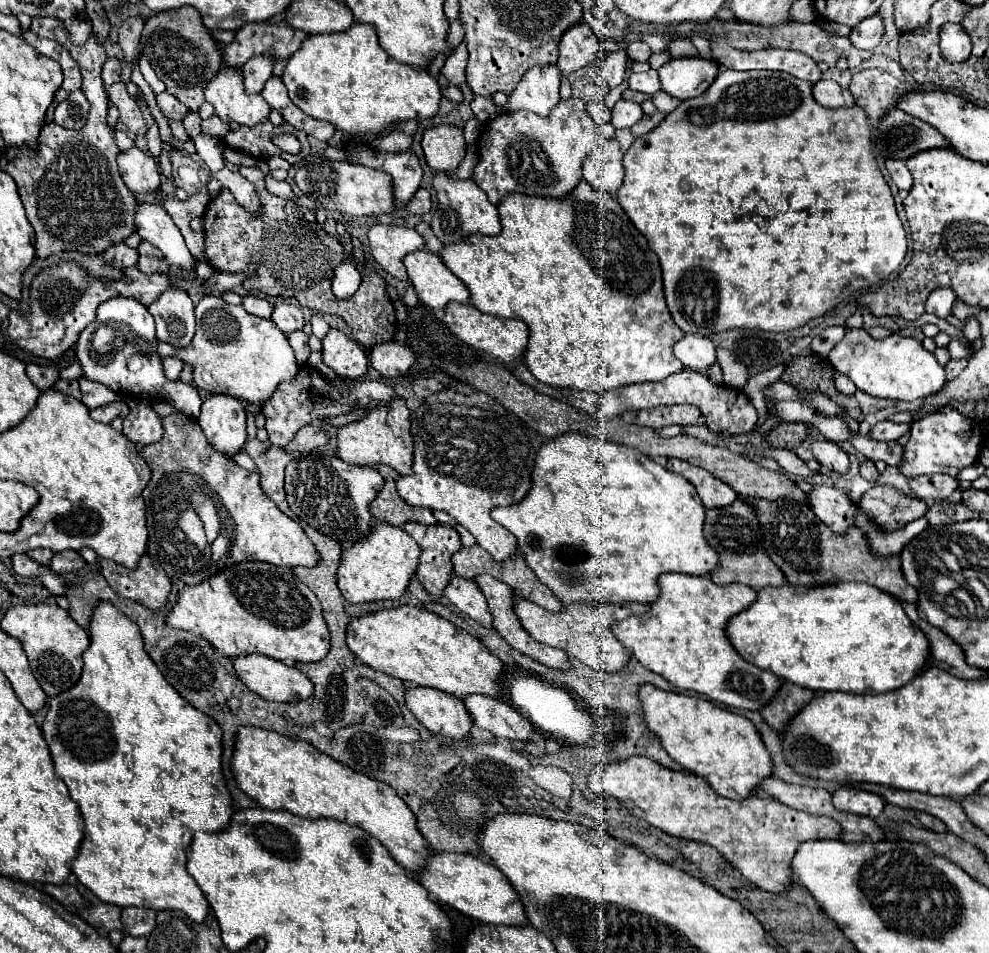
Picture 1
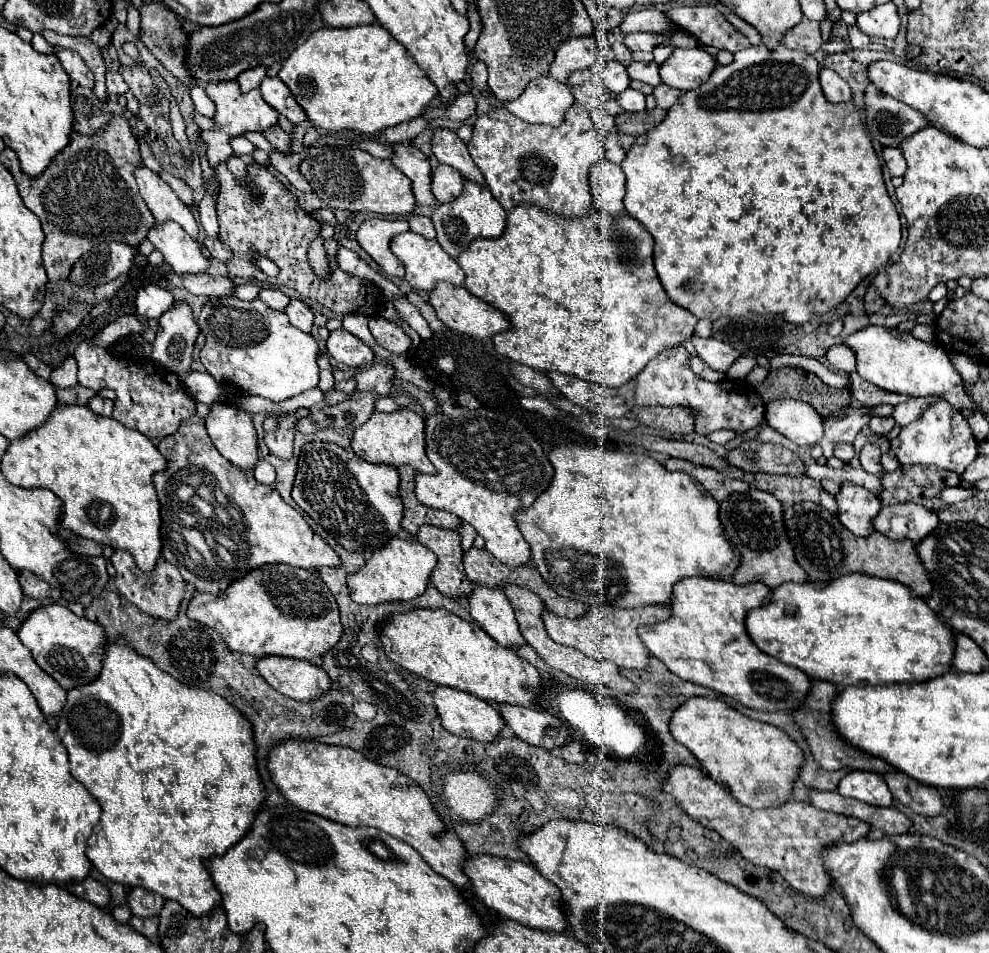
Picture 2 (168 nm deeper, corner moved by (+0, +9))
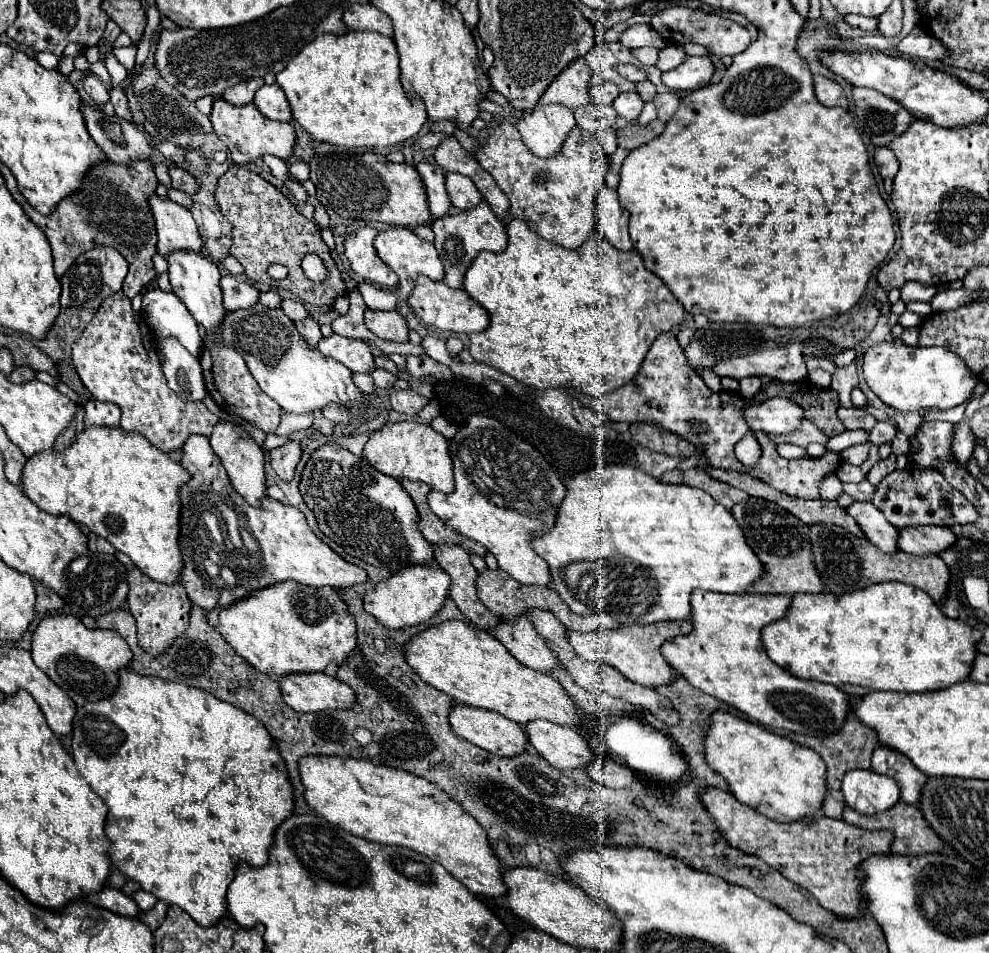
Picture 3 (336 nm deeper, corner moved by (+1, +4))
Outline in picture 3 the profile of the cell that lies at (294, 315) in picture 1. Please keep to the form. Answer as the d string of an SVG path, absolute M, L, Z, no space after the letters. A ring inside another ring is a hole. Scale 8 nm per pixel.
M306 317L304 321L296 321L296 329L300 331L300 335L308 341L308 345L316 345L320 339L322 339L322 333L320 333L320 325L314 321L314 319L310 319L310 317Z

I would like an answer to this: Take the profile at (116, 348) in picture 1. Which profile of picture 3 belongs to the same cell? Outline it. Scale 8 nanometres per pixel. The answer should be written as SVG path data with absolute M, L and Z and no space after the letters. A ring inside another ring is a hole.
M152 289L142 299L142 313L148 317L148 325L160 335L172 335L184 341L190 353L202 353L202 339L198 325L192 321L186 305L174 295L162 289Z

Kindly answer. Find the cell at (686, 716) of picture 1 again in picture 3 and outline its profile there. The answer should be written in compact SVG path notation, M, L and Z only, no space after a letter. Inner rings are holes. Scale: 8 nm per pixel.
M714 711L704 743L704 759L710 769L722 775L732 795L750 809L772 817L772 821L790 823L802 817L816 817L826 795L826 763L804 745L766 731L764 727L734 717L726 711Z

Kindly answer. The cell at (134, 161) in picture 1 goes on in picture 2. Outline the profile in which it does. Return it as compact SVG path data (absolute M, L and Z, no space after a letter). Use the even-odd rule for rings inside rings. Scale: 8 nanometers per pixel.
M141 166L135 172L135 180L137 180L139 192L141 192L147 208L155 216L157 224L177 222L191 238L197 238L199 226L193 218L191 208L177 198L177 194L161 180L161 176L157 176L149 168Z

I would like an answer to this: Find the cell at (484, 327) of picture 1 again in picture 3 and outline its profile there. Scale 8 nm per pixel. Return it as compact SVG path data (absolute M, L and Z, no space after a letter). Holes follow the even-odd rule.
M424 275L416 279L416 287L414 287L412 297L408 299L408 305L426 325L452 331L452 333L466 333L466 335L482 333L490 325L488 311L476 301L472 301L464 289L450 289L446 283L436 283Z

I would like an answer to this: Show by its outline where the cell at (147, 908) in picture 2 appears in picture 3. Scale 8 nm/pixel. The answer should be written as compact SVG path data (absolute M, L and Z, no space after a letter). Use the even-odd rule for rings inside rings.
M138 889L138 891L132 895L132 899L136 901L136 905L138 905L142 911L150 911L150 909L158 903L158 899L156 899L152 893L146 893L146 891L142 891L142 889Z

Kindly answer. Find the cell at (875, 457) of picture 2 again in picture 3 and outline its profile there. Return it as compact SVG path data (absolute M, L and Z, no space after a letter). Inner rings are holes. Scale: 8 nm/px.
M890 455L890 457L886 457L886 459L880 459L872 469L870 469L870 473L866 475L866 479L872 483L872 485L878 485L888 473L892 473L896 469L896 457L894 455Z

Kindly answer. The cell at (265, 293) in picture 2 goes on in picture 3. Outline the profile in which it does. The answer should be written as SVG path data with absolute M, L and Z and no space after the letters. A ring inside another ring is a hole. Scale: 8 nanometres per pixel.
M282 299L280 309L282 309L292 321L300 321L300 319L306 319L306 317L308 317L308 311L302 307L302 303L292 301L292 299Z

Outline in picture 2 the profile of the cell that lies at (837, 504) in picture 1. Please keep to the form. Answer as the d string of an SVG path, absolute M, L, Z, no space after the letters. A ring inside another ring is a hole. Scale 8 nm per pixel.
M841 484L841 492L835 496L839 504L839 520L849 528L855 536L869 536L873 528L873 520L881 510L881 502L869 490L857 484Z

